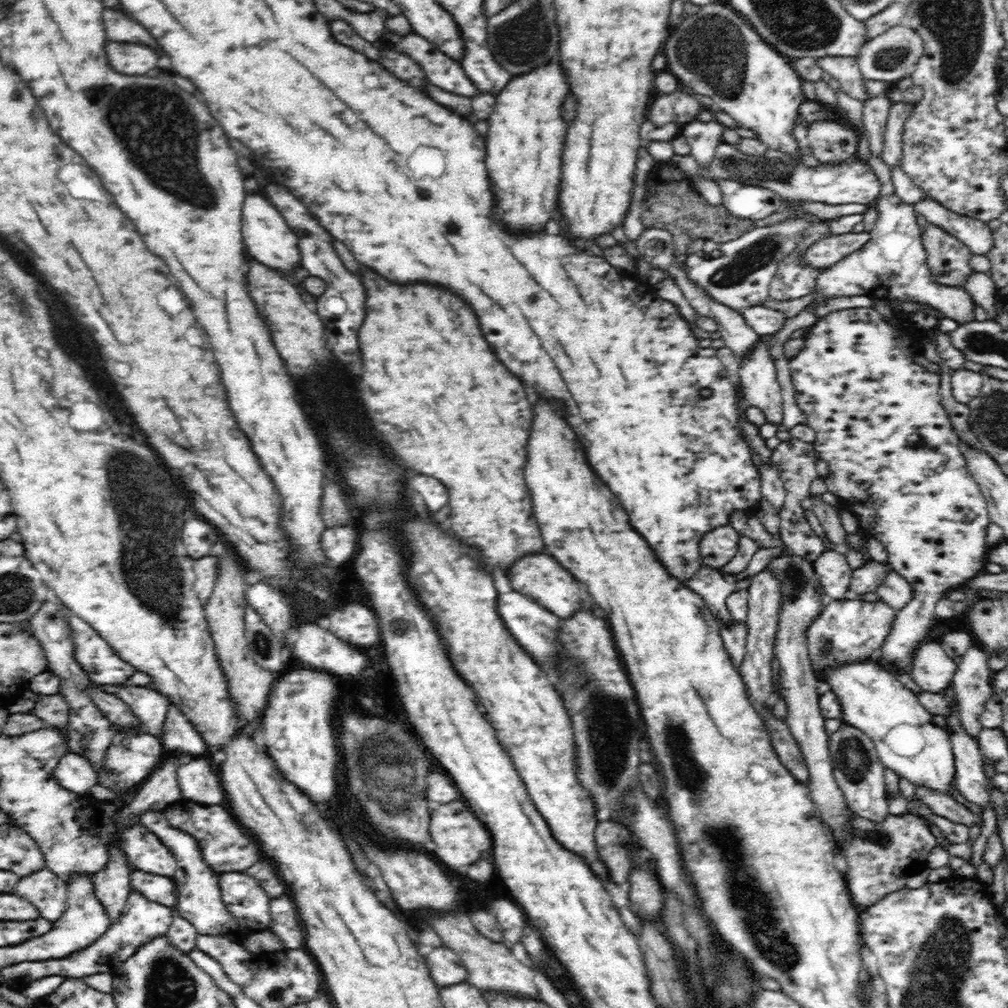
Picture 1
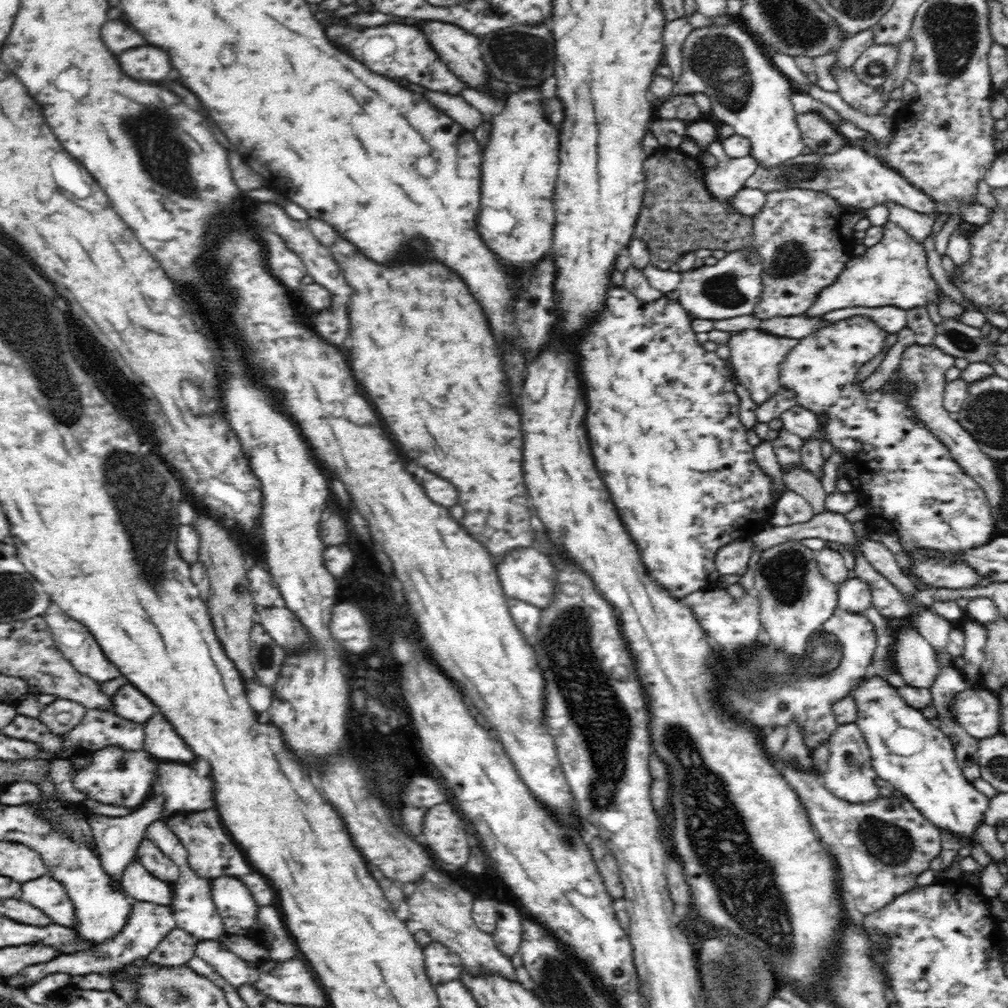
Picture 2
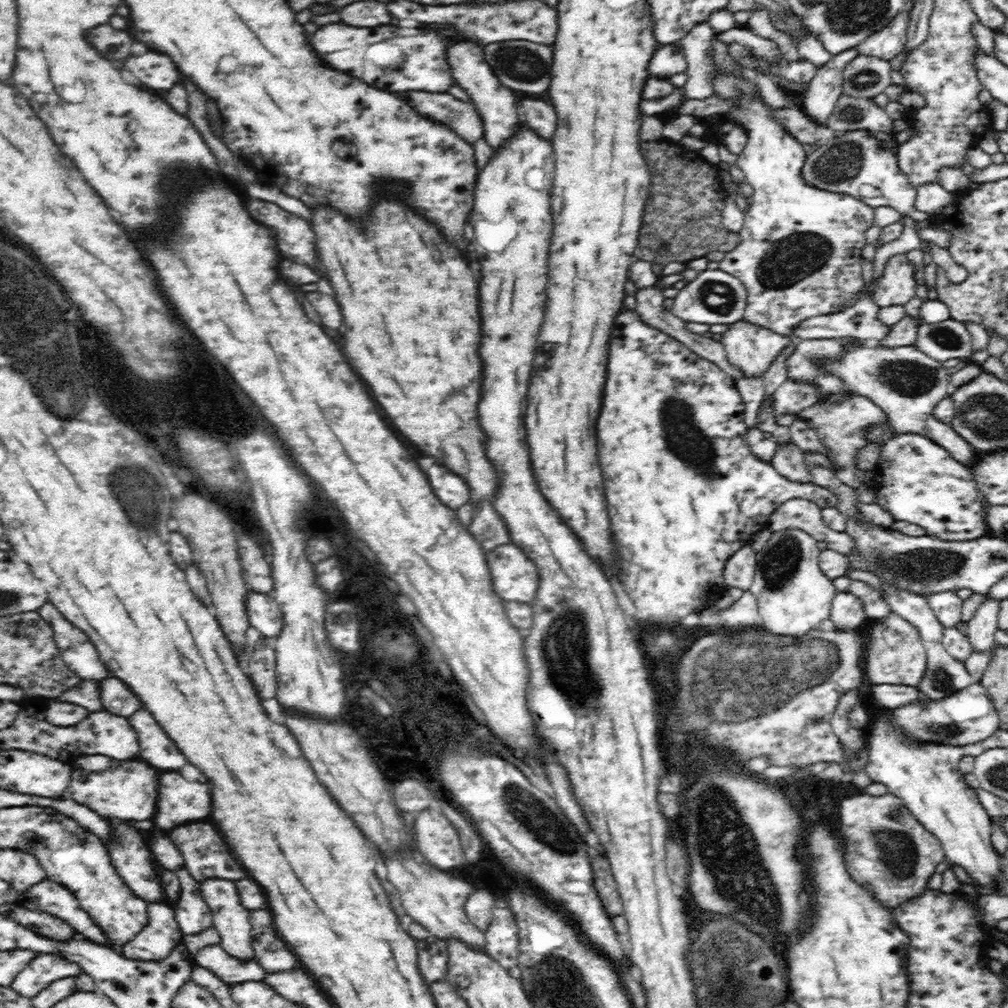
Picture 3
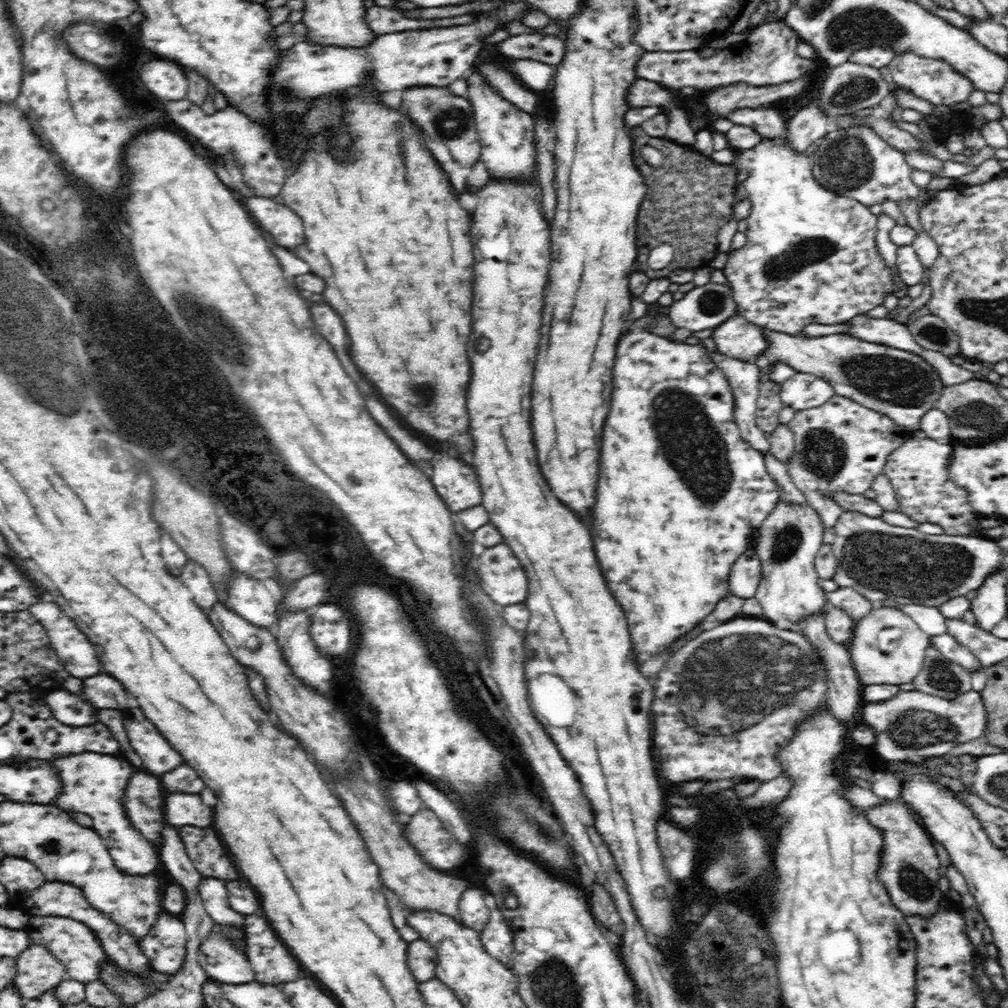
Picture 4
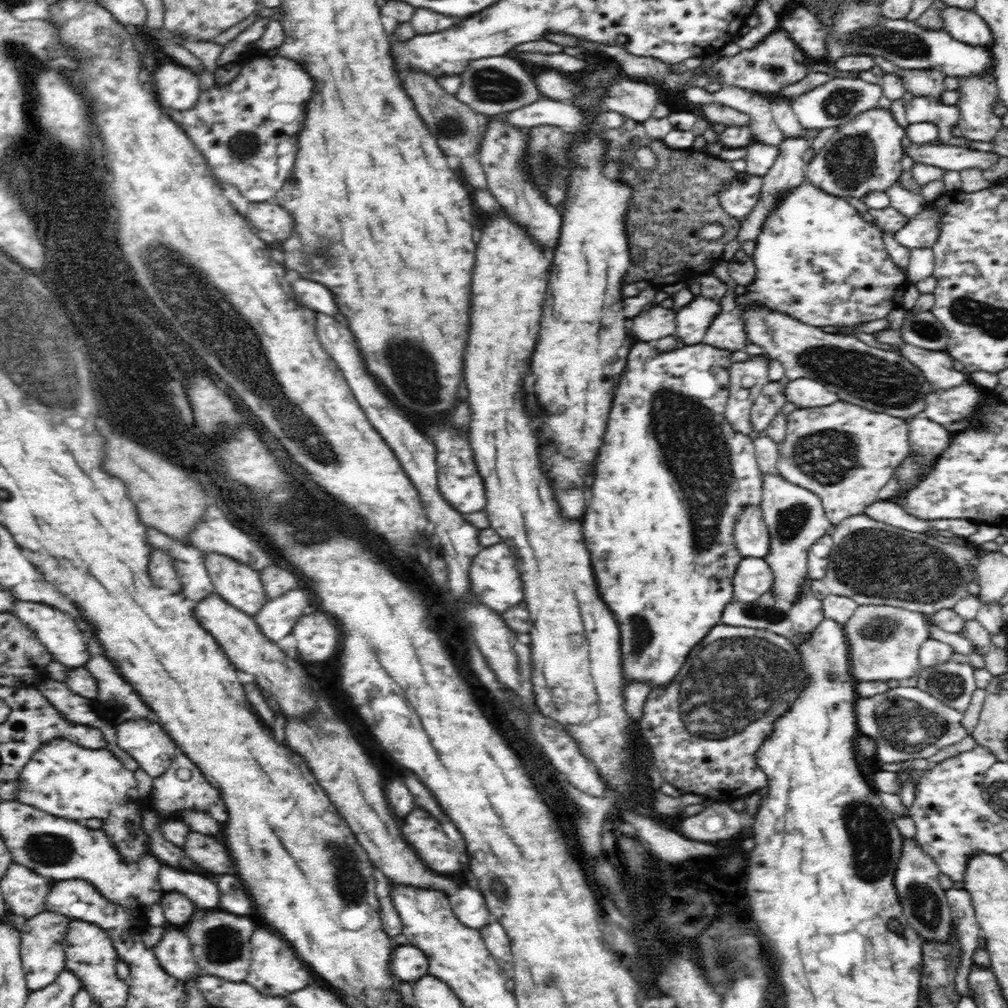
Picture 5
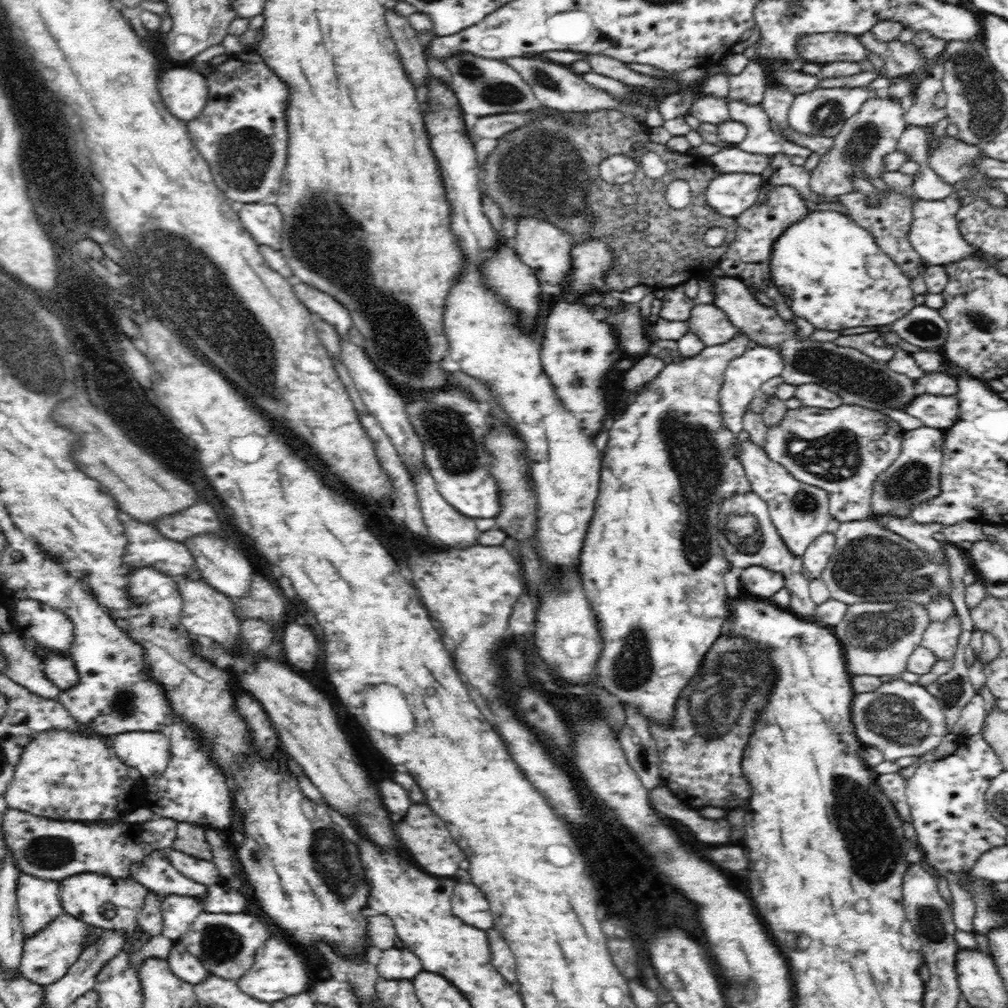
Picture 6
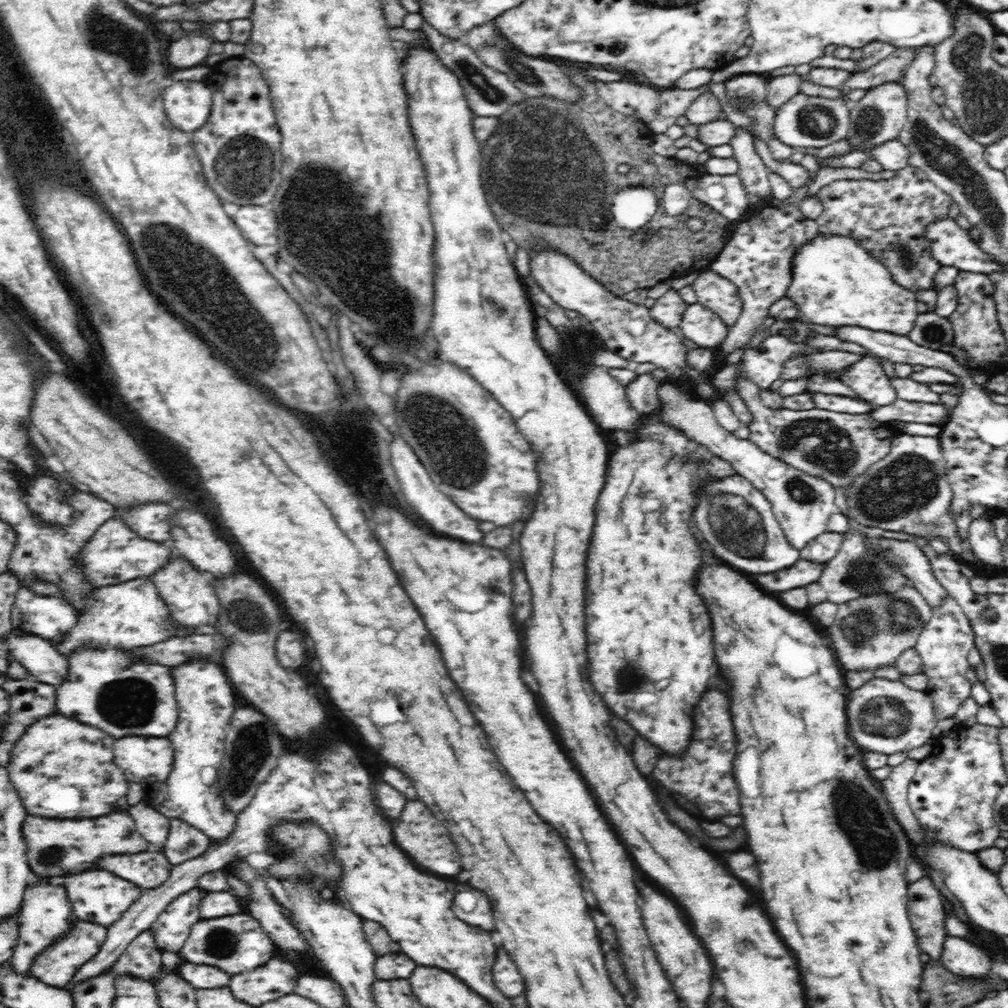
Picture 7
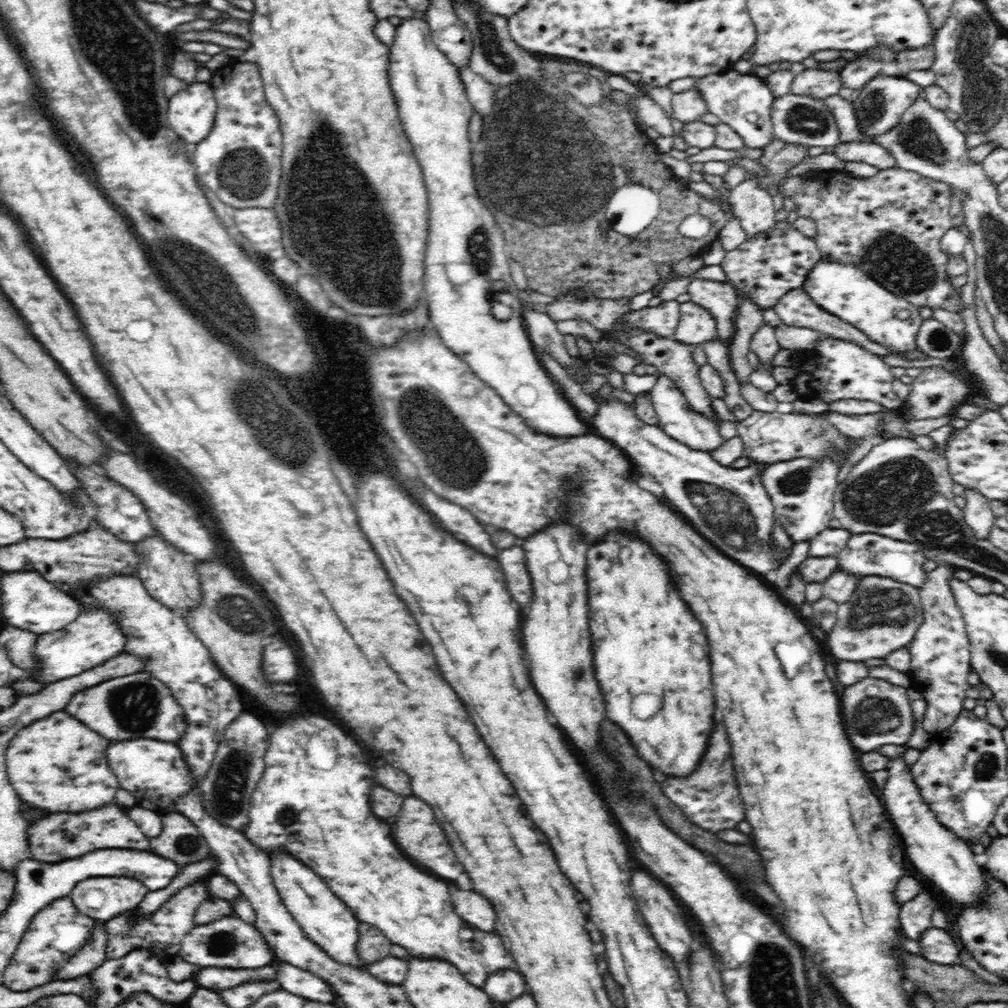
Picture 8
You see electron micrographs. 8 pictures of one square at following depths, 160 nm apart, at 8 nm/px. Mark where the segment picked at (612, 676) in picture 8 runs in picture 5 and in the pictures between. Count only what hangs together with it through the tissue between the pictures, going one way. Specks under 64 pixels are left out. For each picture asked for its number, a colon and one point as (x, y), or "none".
5: (673, 476)
6: (652, 567)
7: (649, 640)

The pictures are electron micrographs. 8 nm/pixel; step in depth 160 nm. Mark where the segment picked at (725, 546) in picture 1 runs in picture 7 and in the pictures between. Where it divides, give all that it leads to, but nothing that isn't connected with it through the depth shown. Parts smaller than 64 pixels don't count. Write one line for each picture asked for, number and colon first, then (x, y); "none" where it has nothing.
2: (733, 558)
3: (739, 570)
4: (744, 577)
5: (753, 577)
6: (758, 582)
7: (802, 572)

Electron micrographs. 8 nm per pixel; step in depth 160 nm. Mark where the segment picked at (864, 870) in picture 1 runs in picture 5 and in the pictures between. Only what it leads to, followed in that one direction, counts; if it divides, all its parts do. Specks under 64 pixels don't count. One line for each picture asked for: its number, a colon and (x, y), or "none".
2: (881, 847)
3: (888, 851)
4: (909, 868)
5: (925, 904)

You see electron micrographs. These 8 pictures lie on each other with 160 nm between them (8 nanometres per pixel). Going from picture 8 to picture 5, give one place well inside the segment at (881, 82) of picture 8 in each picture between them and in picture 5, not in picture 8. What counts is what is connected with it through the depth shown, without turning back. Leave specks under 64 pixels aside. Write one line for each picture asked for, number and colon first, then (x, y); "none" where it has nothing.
5: (863, 155)
6: (859, 149)
7: (878, 117)

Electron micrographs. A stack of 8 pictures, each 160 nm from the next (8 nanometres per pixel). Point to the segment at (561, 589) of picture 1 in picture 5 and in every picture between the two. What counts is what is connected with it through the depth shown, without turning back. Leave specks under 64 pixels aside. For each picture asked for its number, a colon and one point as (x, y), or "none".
2: (527, 575)
3: (515, 578)
4: (502, 577)
5: (495, 581)

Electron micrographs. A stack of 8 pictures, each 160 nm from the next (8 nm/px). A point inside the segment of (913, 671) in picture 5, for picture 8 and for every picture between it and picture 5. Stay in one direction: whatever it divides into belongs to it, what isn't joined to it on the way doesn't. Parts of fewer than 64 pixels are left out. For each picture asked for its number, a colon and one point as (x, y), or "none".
6: (878, 637)
7: (870, 632)
8: (882, 615)

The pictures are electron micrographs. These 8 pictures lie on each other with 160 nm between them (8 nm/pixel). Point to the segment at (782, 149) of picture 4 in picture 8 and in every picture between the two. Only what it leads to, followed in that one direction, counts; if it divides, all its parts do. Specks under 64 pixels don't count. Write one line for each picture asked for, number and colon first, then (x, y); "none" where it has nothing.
5: (817, 260)
6: (831, 272)
7: (835, 282)
8: (842, 289)

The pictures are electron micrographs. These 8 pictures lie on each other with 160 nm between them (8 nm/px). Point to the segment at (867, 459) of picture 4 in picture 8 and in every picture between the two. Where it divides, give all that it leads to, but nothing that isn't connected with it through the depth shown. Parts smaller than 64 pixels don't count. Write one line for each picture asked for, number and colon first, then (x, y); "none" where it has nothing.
5: (843, 453)
6: (844, 450)
7: (837, 447)
8: (767, 438)

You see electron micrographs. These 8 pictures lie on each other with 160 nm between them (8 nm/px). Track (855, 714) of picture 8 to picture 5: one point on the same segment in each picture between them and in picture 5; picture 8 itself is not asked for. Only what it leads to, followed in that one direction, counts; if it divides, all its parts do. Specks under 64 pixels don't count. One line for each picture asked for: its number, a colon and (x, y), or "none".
5: (906, 723)
6: (899, 719)
7: (886, 716)

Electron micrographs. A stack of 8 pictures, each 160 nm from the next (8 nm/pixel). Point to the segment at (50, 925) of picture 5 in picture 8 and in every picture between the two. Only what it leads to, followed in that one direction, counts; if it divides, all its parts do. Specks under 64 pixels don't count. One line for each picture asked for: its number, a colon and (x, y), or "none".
6: (46, 957)
7: (56, 966)
8: (88, 958)

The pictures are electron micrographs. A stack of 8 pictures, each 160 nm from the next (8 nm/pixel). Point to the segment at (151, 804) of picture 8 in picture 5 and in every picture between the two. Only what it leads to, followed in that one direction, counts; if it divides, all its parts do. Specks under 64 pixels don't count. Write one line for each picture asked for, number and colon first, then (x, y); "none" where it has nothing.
5: (146, 742)
6: (149, 752)
7: (147, 761)

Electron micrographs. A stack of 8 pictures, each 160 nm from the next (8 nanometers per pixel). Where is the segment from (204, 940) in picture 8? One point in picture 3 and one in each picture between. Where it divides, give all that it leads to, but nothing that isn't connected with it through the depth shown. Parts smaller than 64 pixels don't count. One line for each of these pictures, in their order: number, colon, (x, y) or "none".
3: (231, 970)
4: (218, 956)
5: (220, 941)
6: (226, 944)
7: (237, 943)

